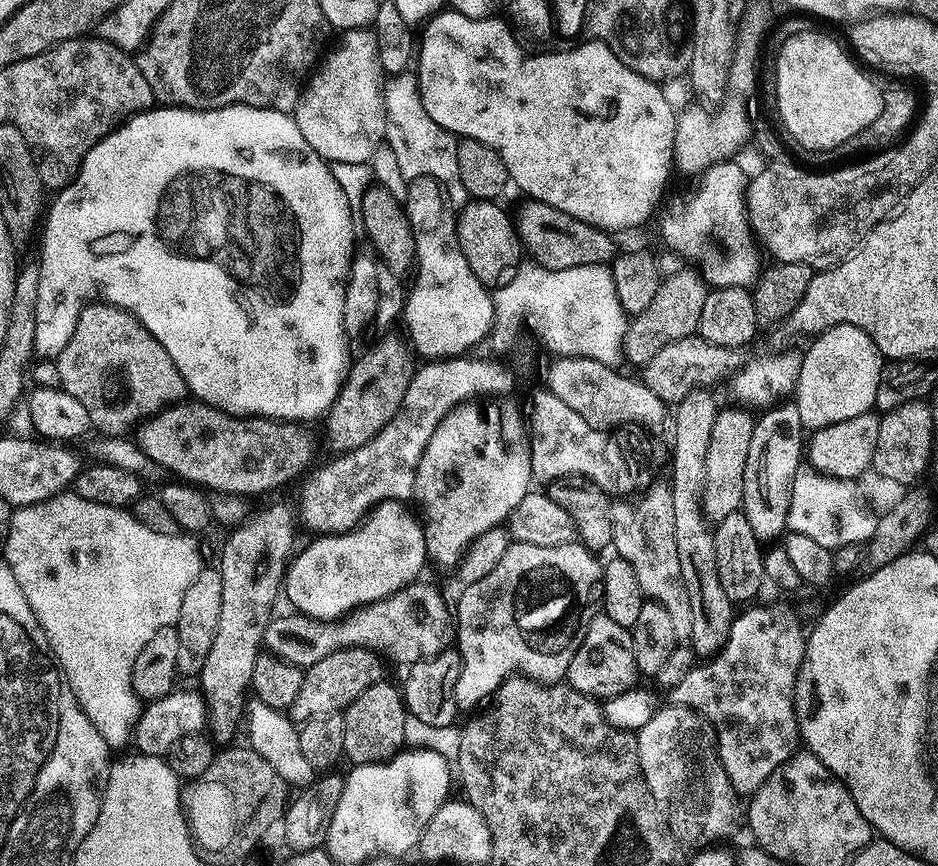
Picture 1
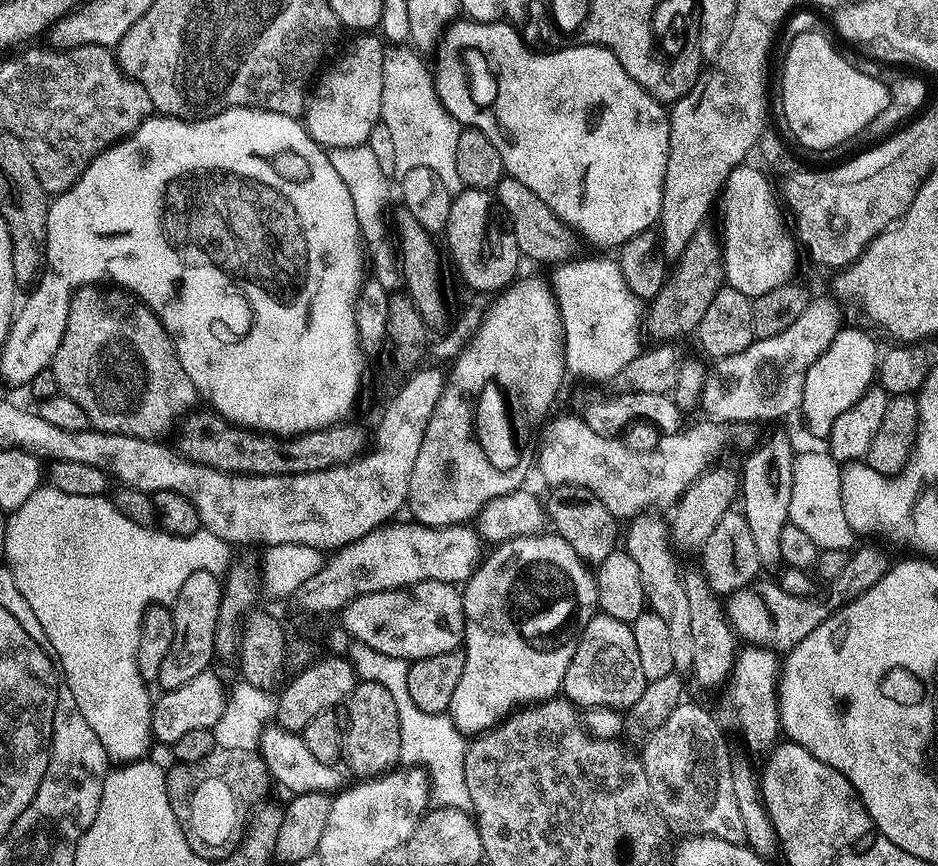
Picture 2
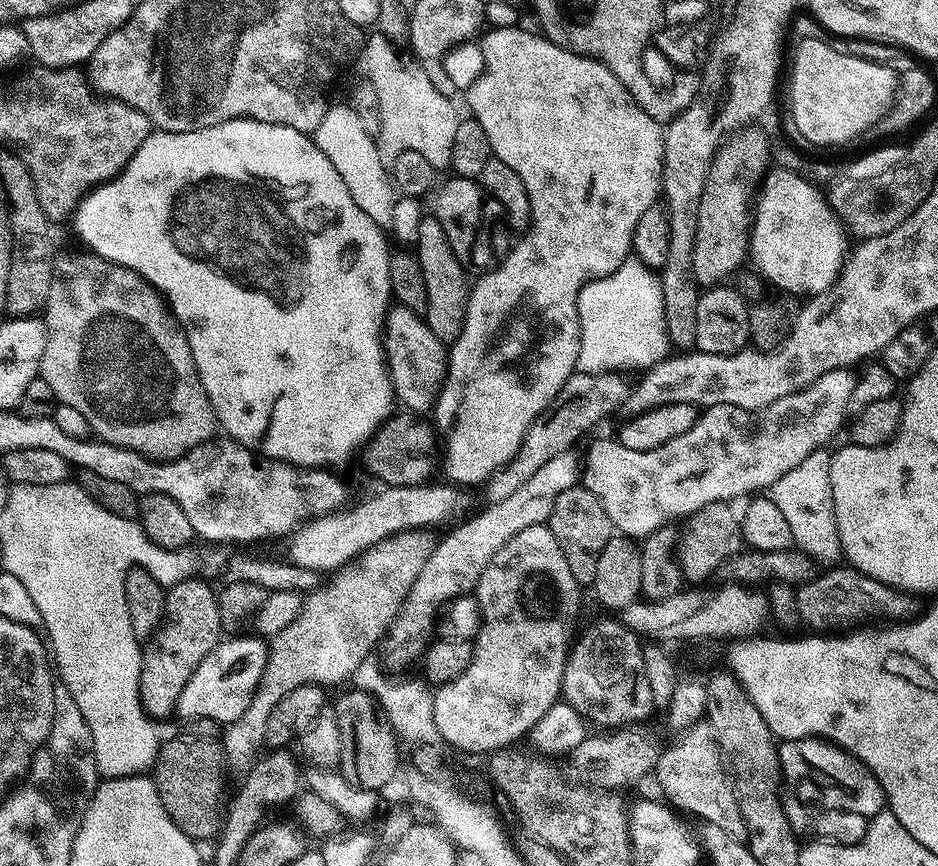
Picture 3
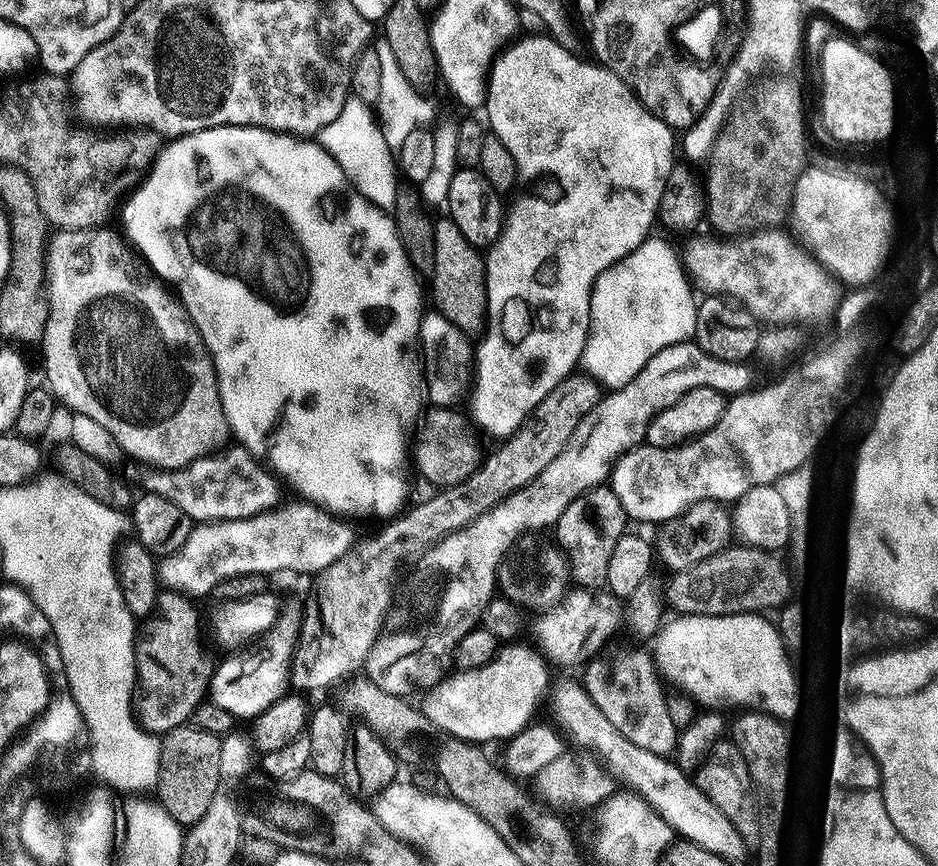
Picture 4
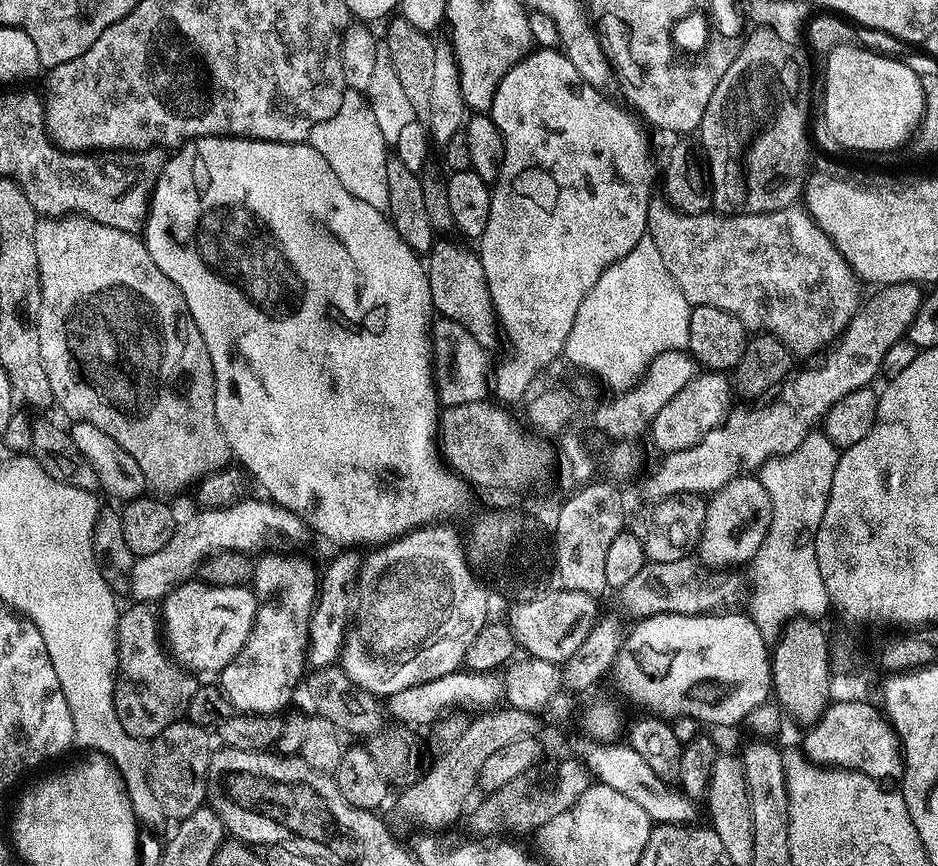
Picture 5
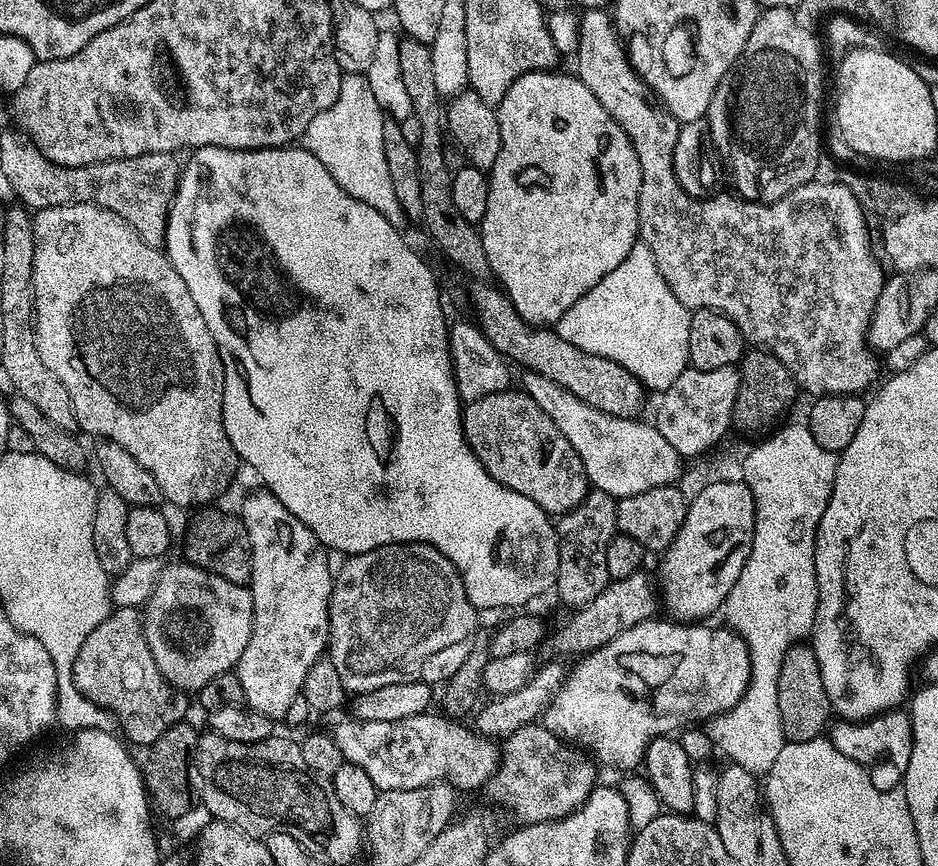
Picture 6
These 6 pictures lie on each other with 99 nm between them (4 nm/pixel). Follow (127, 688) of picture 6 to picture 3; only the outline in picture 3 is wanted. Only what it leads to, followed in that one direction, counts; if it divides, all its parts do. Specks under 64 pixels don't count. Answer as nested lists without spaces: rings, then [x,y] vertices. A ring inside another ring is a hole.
[[[204,578],[183,580],[167,589],[164,623],[143,649],[140,662],[140,701],[145,712],[153,718],[171,717],[175,713],[178,698],[182,690],[186,690],[186,682],[190,682],[200,663],[217,651],[216,643],[222,637],[217,589],[212,589],[206,581],[200,579]]]

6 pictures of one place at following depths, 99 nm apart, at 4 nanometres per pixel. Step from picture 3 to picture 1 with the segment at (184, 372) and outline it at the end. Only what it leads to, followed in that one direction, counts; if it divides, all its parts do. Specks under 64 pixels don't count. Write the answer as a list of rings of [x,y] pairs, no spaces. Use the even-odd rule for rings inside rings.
[[[89,302],[80,311],[78,322],[74,326],[74,334],[66,342],[62,354],[55,359],[60,375],[60,387],[74,394],[78,402],[90,414],[92,428],[100,434],[124,434],[135,429],[137,425],[156,415],[163,408],[171,408],[185,399],[184,379],[174,366],[174,358],[166,354],[162,342],[146,330],[133,312],[107,302]]]

